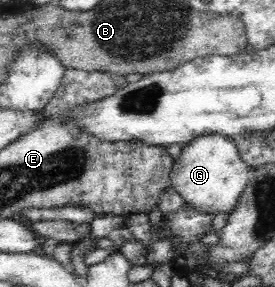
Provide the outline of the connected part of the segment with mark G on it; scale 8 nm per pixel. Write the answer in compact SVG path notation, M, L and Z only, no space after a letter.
M204 132L182 144L171 168L170 183L180 190L182 199L192 202L197 208L215 210L216 213L234 210L252 170L240 157L234 138L220 132Z

